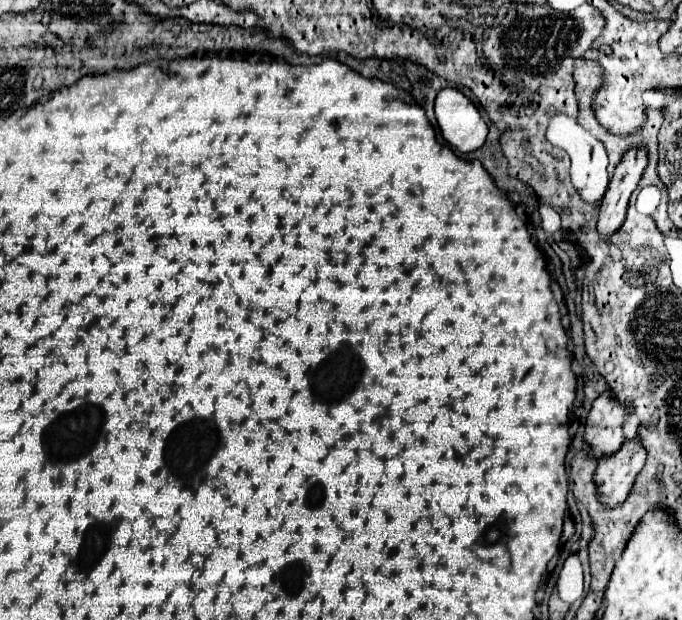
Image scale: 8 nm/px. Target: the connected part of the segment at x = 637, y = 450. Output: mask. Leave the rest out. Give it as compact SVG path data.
M639 438L627 440L621 450L599 460L595 482L599 484L599 492L607 506L617 506L627 498L645 460L647 450L641 446Z

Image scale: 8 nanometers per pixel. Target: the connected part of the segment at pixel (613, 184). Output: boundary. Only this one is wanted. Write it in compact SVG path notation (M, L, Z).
M645 146L629 148L623 154L621 162L613 172L609 188L601 200L599 222L597 222L597 230L601 236L609 238L617 228L621 228L621 222L625 222L631 192L637 188L645 168L647 168Z

